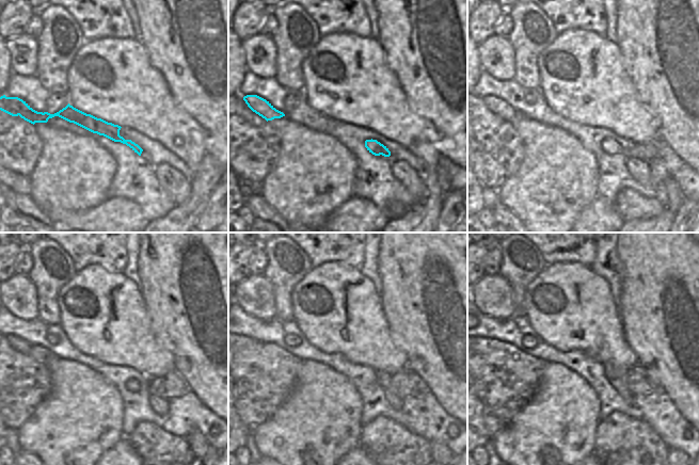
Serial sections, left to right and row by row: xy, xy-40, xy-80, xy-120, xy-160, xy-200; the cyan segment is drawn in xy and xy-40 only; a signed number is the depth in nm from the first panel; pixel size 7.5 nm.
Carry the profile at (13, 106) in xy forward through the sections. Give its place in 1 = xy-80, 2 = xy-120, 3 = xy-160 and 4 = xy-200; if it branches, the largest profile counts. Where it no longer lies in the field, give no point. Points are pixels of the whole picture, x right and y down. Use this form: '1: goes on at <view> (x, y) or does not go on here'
1: goes on at xy-80 (651, 149)
2: goes on at xy-120 (171, 385)
3: goes on at xy-160 (404, 383)
4: goes on at xy-200 (639, 383)

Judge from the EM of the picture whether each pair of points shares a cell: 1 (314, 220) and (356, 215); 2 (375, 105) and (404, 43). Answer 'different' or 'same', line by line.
1: different
2: different

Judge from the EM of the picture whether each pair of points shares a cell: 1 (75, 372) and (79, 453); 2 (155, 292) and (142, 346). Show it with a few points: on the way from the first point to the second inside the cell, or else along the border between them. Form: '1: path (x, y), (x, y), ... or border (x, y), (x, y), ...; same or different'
1: path (78, 393), (78, 433); same
2: border (142, 292), (151, 327), (158, 340); different

